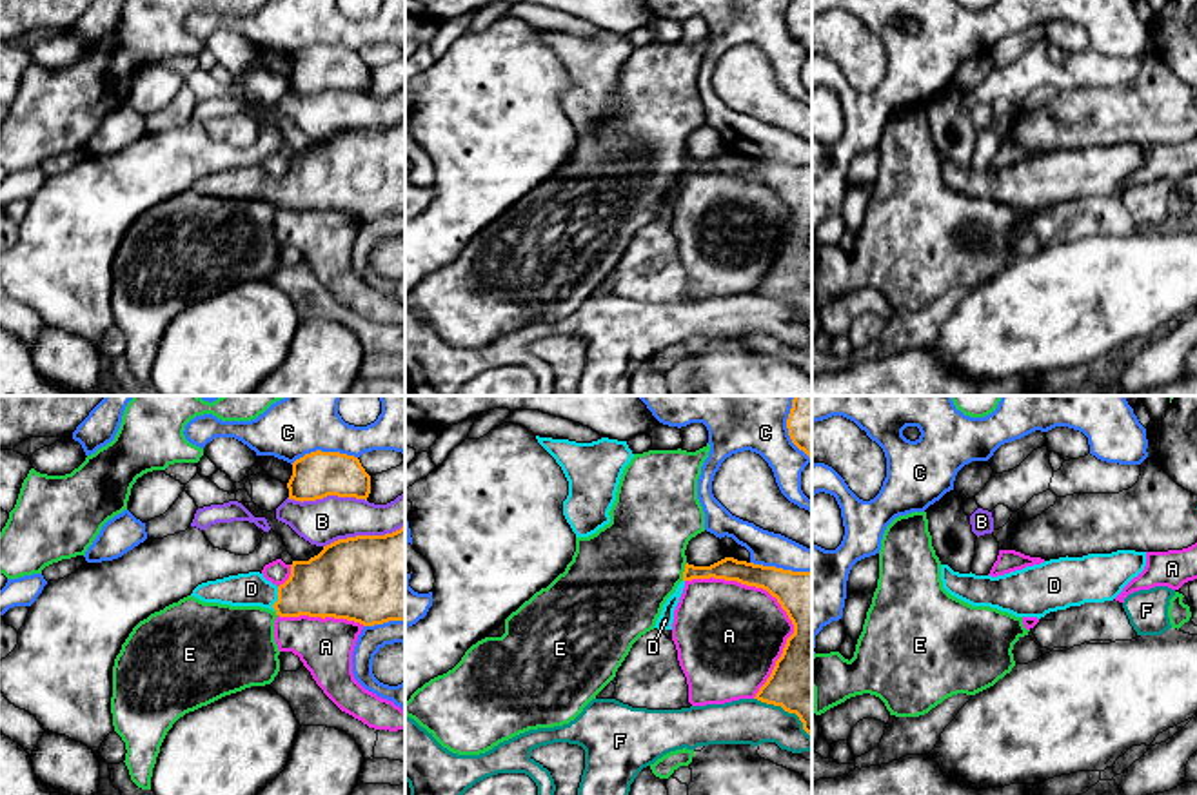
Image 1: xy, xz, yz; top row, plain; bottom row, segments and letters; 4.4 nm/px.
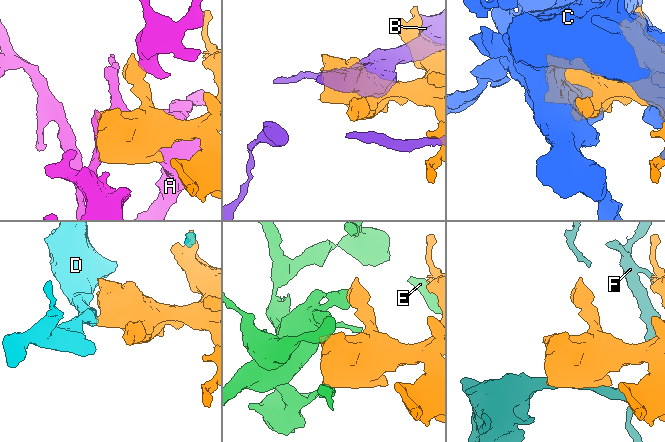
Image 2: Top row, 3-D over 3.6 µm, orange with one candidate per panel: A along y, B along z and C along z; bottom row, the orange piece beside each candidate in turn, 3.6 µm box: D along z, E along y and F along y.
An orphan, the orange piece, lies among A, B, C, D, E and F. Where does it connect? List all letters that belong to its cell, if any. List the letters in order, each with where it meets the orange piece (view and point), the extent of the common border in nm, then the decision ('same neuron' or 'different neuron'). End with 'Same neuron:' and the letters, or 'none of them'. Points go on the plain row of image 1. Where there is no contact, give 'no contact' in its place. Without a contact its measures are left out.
A: xz (778, 195) | 600 nm | different neuron
B: xy (364, 129) | 380 nm | different neuron
C: xy (324, 46) | 300 nm | different neuron
D: xy (278, 193) | 110 nm | same neuron
E: xz (683, 166) | 80 nm | different neuron
F: xz (787, 304) | 320 nm | different neuron
Same neuron: D

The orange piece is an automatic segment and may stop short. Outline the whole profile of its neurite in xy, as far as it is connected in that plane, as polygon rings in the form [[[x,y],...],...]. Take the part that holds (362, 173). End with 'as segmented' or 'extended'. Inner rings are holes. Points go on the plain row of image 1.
[[[405,120],[385,129],[338,132],[309,154],[292,154],[291,169],[280,180],[249,165],[202,176],[191,189],[203,196],[262,200],[280,211],[334,211],[363,220],[405,214]]]; extended

